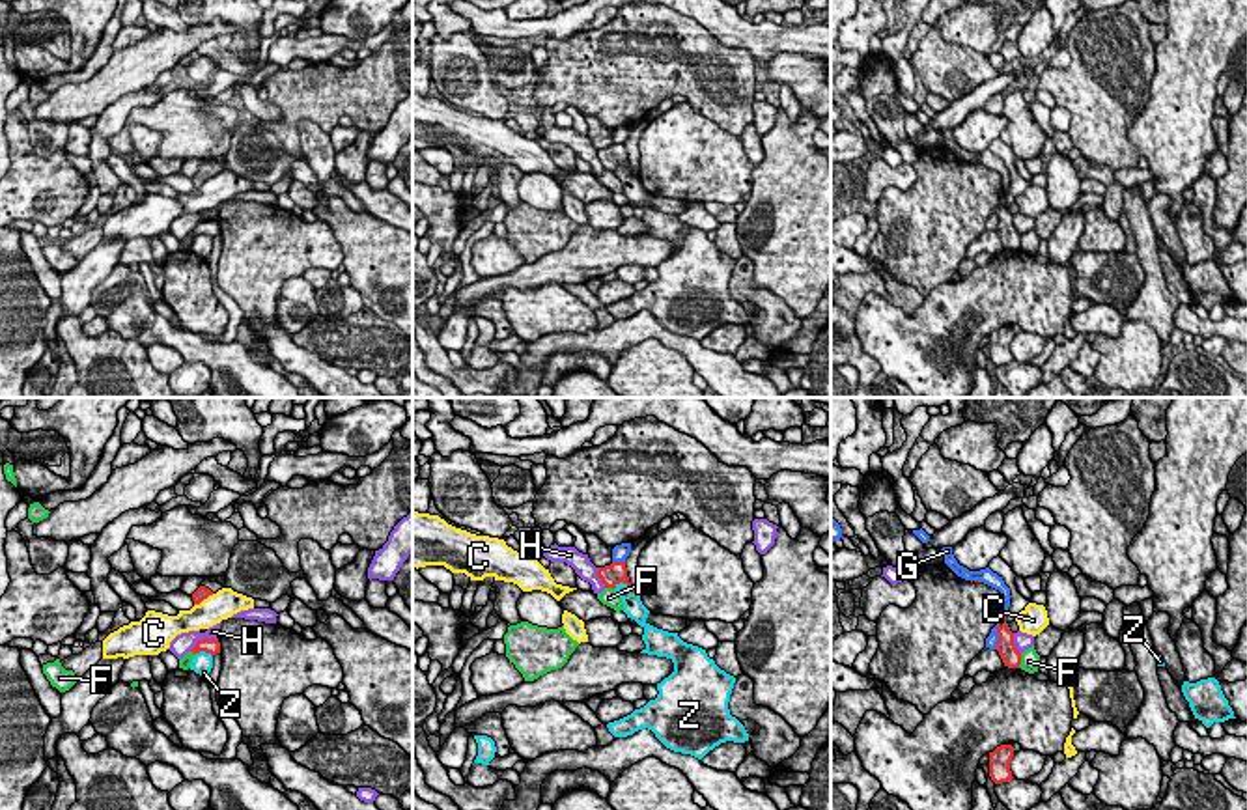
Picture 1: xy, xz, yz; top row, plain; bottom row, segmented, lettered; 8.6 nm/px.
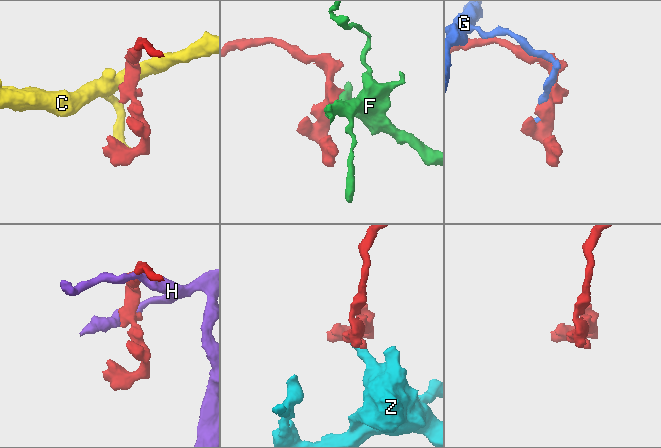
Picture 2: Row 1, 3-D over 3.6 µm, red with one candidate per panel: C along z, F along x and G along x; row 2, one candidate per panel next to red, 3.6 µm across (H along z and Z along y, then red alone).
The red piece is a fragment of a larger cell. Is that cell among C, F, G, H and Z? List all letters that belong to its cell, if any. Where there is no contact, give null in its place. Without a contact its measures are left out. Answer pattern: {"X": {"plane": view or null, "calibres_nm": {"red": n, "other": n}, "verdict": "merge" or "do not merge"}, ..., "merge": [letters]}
{"C": {"plane": "xy", "calibres_nm": {"red": 120, "other": 240}, "verdict": "do not merge"}, "F": {"plane": "yz", "calibres_nm": {"red": 160, "other": 160}, "verdict": "do not merge"}, "G": {"plane": "yz", "calibres_nm": {"red": 160, "other": 100}, "verdict": "do not merge"}, "H": {"plane": "xy", "calibres_nm": {"red": 130, "other": 180}, "verdict": "do not merge"}, "Z": {"plane": "xz", "calibres_nm": {"red": 190, "other": 170}, "verdict": "do not merge"}, "merge": []}

